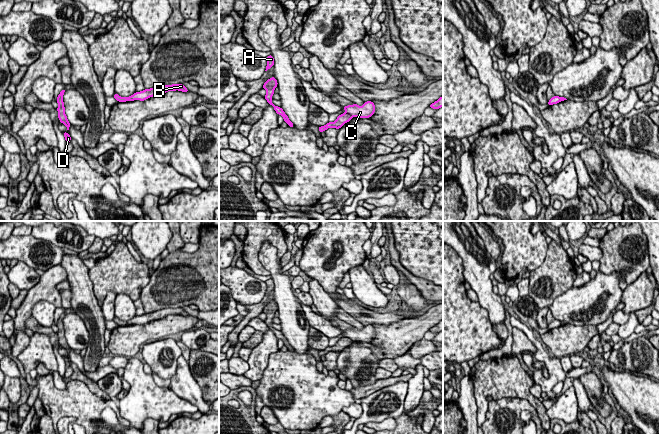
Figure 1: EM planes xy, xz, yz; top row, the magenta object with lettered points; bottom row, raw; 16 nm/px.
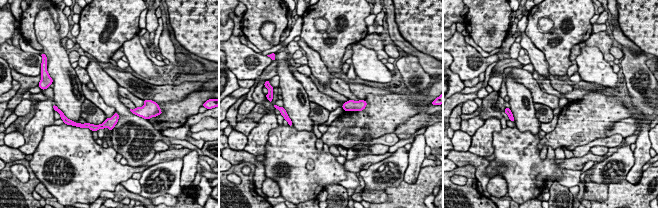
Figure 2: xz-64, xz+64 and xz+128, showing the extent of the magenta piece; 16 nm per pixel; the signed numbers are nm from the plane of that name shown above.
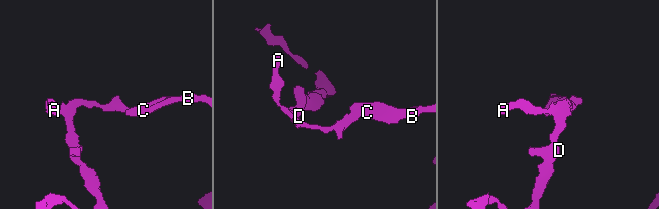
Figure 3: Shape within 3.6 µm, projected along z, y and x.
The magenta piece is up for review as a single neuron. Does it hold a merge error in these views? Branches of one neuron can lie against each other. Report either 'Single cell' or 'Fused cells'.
Fused cells

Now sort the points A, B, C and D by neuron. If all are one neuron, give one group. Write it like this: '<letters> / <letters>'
A D / B C

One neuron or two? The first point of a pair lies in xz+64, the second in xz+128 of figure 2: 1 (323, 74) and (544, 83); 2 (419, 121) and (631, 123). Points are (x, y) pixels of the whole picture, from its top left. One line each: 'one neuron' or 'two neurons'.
1: two neurons
2: one neuron

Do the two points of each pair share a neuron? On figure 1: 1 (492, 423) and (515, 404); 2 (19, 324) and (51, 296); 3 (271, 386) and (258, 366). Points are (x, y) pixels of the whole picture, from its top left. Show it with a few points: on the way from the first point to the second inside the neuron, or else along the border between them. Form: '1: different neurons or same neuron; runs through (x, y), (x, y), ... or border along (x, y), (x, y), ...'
1: same neuron; runs through (498, 421), (509, 410)
2: same neuron; runs through (22, 314), (37, 296), (41, 296)
3: different neurons; border along (274, 352), (269, 356), (263, 375), (258, 380)

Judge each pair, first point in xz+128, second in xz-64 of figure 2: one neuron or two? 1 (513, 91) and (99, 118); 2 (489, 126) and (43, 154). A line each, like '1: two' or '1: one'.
1: two
2: two

